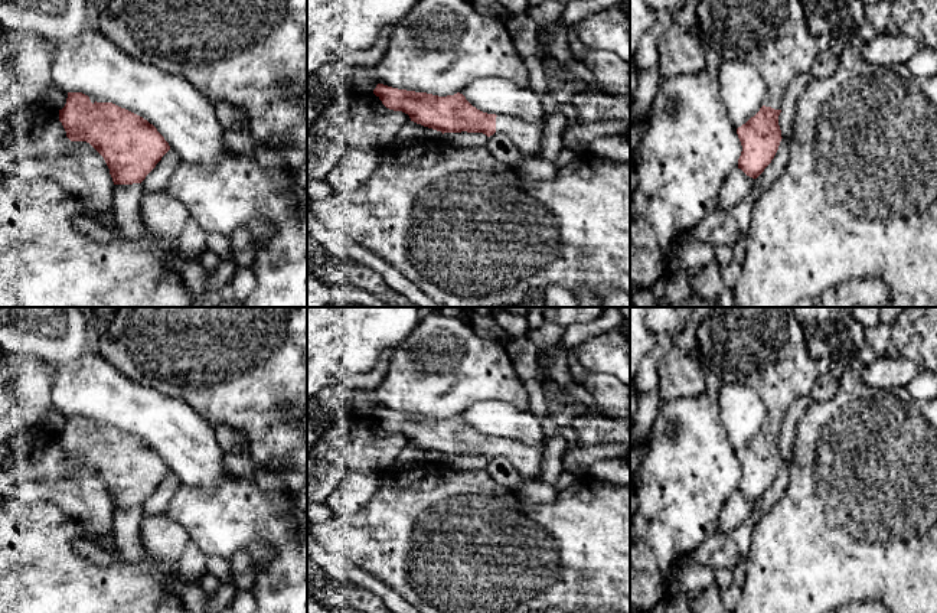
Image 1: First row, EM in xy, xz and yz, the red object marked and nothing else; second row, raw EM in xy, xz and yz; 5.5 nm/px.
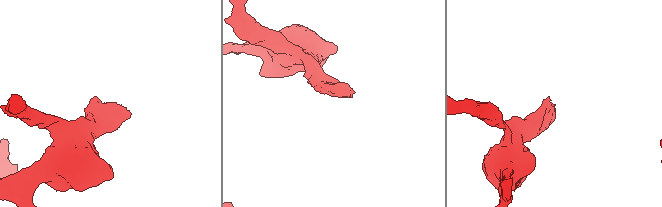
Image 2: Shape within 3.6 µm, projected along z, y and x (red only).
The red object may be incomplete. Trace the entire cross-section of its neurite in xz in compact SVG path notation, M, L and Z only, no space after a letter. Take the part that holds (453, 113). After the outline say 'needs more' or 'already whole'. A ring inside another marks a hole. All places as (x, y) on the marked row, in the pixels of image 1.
M378 84L373 94L382 101L382 104L394 111L402 111L409 115L411 121L424 127L444 133L483 133L487 137L493 134L507 136L513 144L523 154L541 154L541 137L545 128L545 123L526 123L509 115L487 114L473 107L463 94L438 97L427 92L415 92L407 89L392 88L383 84Z; needs more

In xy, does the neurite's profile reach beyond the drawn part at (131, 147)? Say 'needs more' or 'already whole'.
already whole

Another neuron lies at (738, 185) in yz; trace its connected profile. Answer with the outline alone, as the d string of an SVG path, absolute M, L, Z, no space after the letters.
M738 167L731 170L719 192L718 209L729 209L740 203L752 190L754 180Z

